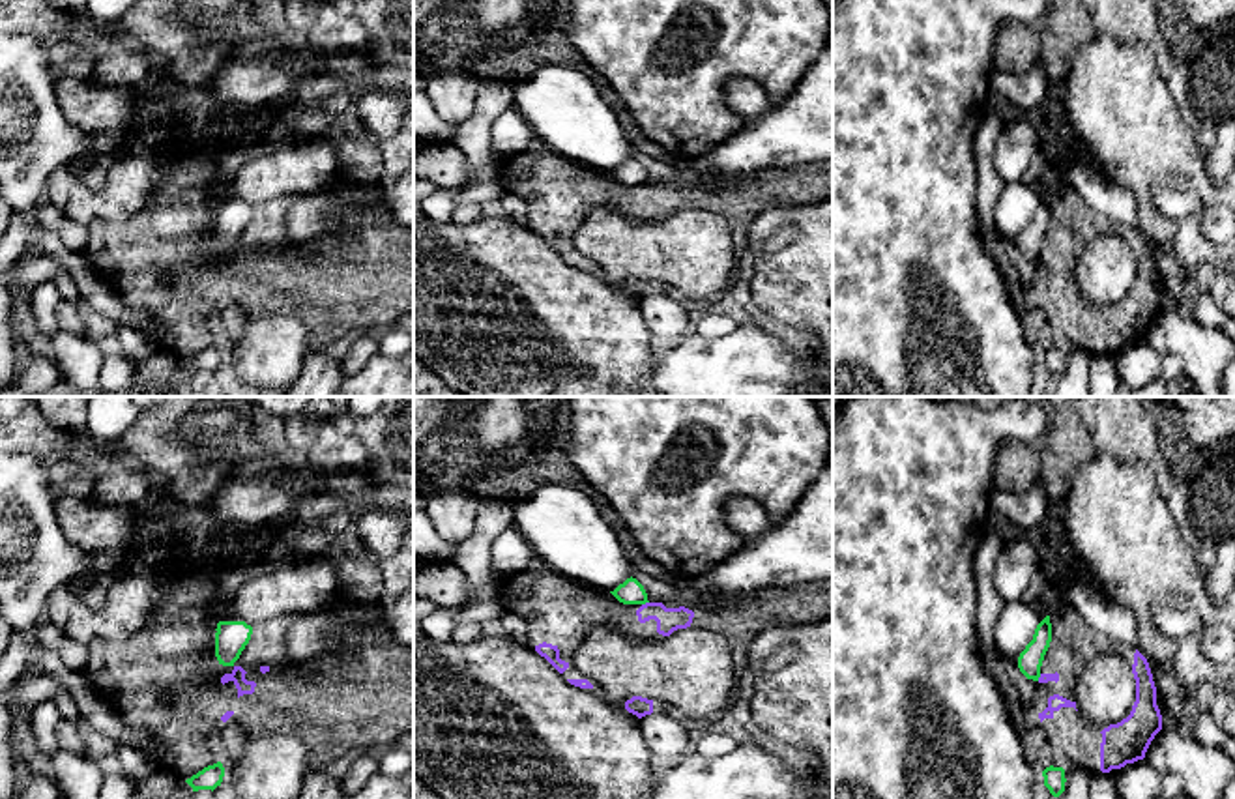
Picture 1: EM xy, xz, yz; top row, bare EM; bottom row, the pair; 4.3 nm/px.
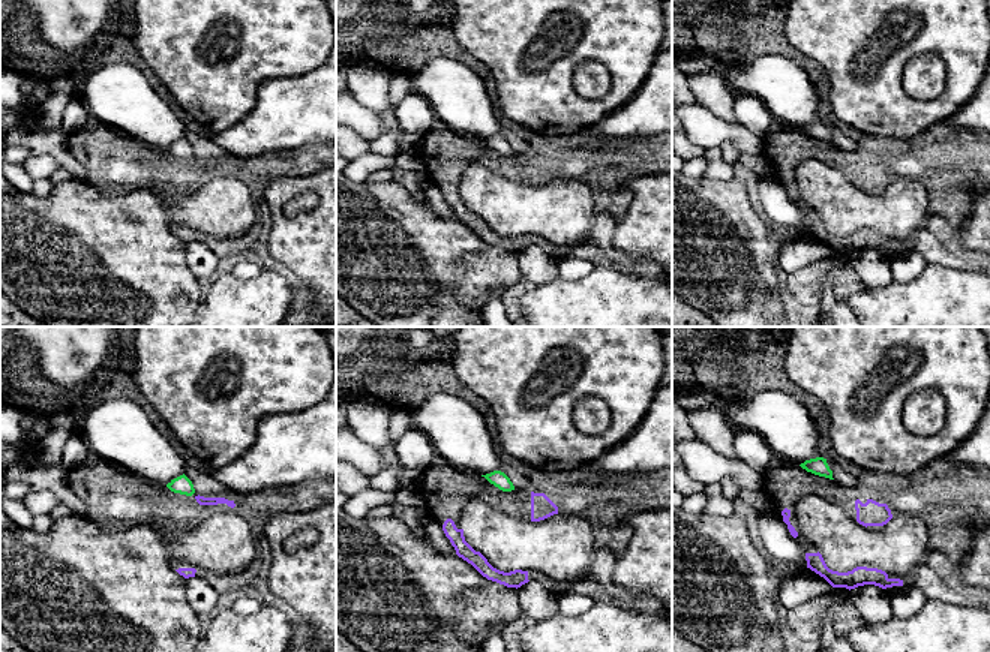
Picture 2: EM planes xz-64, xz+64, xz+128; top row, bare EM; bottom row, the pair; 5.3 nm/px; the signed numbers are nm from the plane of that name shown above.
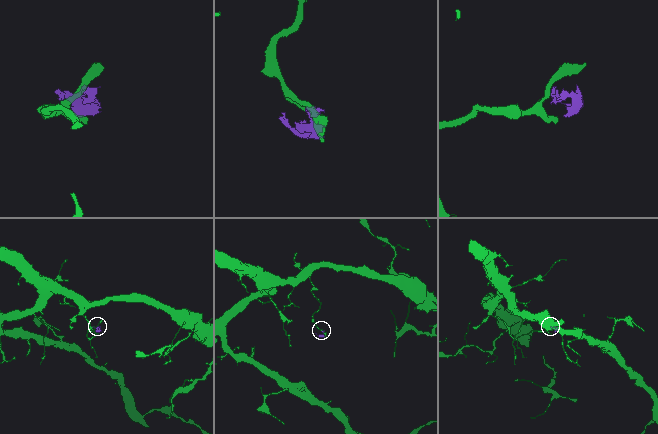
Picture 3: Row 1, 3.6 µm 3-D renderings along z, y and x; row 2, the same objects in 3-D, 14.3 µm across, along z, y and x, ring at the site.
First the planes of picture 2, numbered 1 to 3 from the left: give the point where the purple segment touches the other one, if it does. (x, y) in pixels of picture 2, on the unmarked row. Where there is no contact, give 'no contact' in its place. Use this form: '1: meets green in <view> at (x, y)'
1: no contact
2: no contact
3: no contact

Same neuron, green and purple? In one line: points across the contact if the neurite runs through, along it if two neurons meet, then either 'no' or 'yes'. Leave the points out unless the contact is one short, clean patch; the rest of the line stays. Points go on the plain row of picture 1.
border along xz (648, 182), (642, 186); no

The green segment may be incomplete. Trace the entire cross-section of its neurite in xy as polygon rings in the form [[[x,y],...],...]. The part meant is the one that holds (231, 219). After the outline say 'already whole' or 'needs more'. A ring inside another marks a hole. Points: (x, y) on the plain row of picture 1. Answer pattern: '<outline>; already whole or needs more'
[[[219,202],[215,211],[215,238],[219,245],[234,247],[251,221],[253,208],[245,202]]]; already whole

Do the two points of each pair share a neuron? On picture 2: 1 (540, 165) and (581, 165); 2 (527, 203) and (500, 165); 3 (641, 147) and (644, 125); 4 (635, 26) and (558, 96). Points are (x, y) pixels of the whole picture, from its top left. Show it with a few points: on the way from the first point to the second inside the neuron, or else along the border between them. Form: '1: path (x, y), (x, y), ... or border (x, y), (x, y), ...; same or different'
1: path (551, 165), (570, 165); same
2: border (479, 162), (515, 182), (530, 186); different
3: border (656, 134), (606, 135); different
4: path (609, 26), (603, 26), (558, 71); same

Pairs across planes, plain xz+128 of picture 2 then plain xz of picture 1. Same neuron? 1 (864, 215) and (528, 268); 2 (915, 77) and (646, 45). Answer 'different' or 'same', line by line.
1: same
2: different

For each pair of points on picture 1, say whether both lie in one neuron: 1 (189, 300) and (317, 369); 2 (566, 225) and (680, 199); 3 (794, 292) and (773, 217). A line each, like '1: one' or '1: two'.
1: two
2: one
3: one

